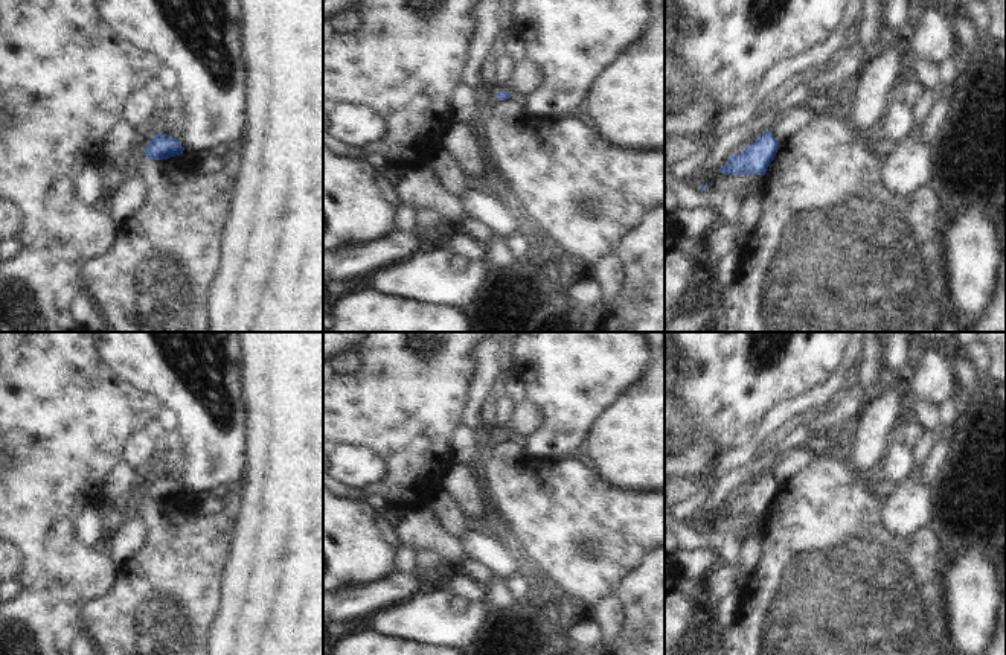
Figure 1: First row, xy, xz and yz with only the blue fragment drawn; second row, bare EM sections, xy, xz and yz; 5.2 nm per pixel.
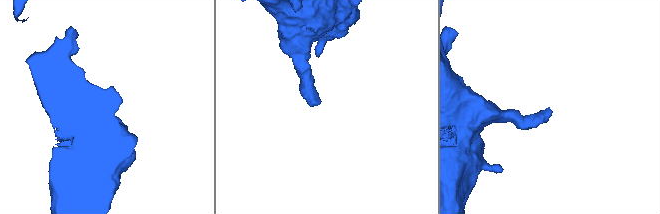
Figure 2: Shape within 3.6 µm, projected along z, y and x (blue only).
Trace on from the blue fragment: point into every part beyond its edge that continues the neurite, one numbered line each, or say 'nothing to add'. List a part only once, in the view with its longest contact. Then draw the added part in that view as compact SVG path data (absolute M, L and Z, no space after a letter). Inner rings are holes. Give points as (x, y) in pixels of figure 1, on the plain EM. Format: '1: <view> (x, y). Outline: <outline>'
nothing to add.

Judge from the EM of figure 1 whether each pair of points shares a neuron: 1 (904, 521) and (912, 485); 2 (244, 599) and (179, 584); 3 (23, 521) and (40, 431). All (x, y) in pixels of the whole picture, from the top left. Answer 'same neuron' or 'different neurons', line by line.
1: same neuron
2: different neurons
3: same neuron

